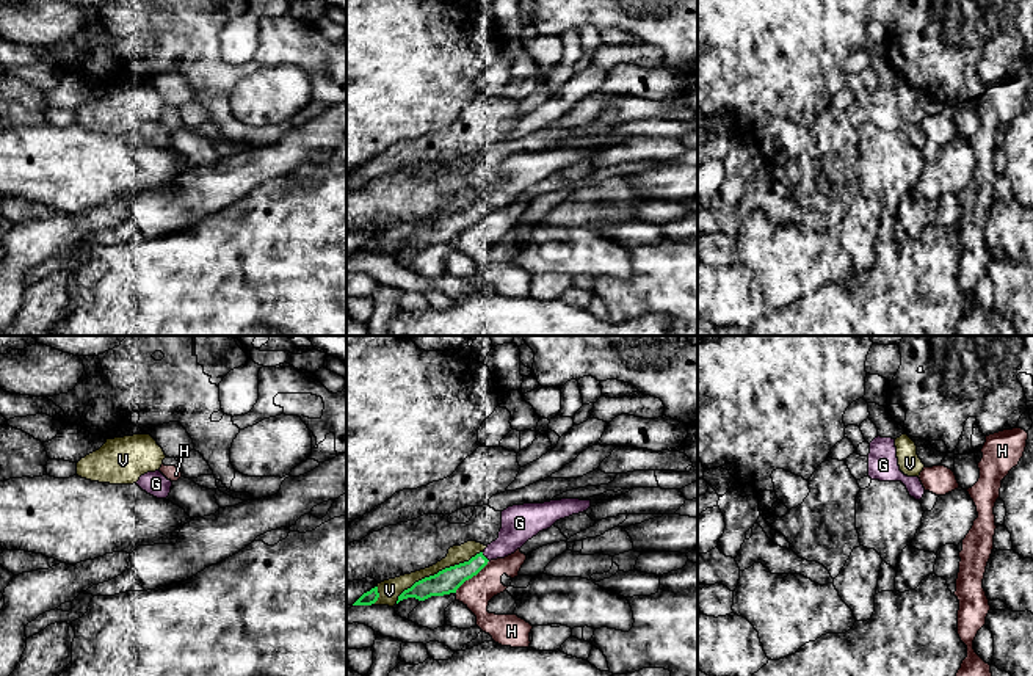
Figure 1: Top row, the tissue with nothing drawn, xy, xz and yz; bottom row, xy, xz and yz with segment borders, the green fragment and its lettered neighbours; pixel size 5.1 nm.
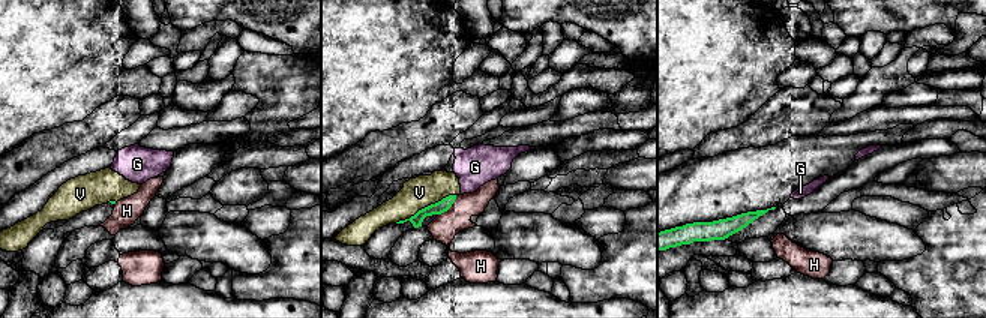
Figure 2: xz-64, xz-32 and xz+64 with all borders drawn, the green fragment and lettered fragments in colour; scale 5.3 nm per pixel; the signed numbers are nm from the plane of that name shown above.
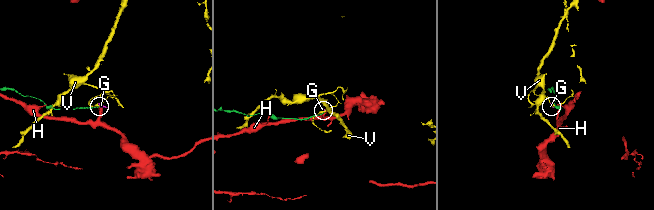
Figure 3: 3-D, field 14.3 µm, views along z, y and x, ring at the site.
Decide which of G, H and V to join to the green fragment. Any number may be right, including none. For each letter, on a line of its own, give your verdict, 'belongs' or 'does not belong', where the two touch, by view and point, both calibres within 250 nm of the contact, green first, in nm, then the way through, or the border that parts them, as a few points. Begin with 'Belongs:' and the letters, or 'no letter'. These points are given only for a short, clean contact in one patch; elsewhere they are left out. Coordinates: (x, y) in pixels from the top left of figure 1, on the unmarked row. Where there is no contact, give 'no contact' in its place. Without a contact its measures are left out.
Belongs: G
G: belongs; meets green in xz at (485, 206); 130 nm thick on the green side, 190 nm on the other
H: does not belong; meets green in xz at (472, 225); 130 nm thick on the green side, 160 nm on the other
V: does not belong; meets green in xz at (438, 221); 130 nm thick on the green side, 100 nm on the other

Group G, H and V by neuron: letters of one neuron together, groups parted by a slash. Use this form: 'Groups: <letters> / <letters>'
Groups: G / H / V

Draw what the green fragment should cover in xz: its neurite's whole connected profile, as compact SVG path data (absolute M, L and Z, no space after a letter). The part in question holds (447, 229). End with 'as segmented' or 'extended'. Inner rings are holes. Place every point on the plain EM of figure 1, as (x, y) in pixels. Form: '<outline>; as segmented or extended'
M630 138L618 141L607 140L589 147L561 147L544 152L513 154L502 160L502 177L498 187L488 196L472 205L469 210L445 216L434 224L415 231L404 238L398 249L415 246L425 249L431 245L456 242L469 227L477 224L491 209L505 207L520 198L539 180L550 177L556 169L586 160L597 152L625 143Z; extended

